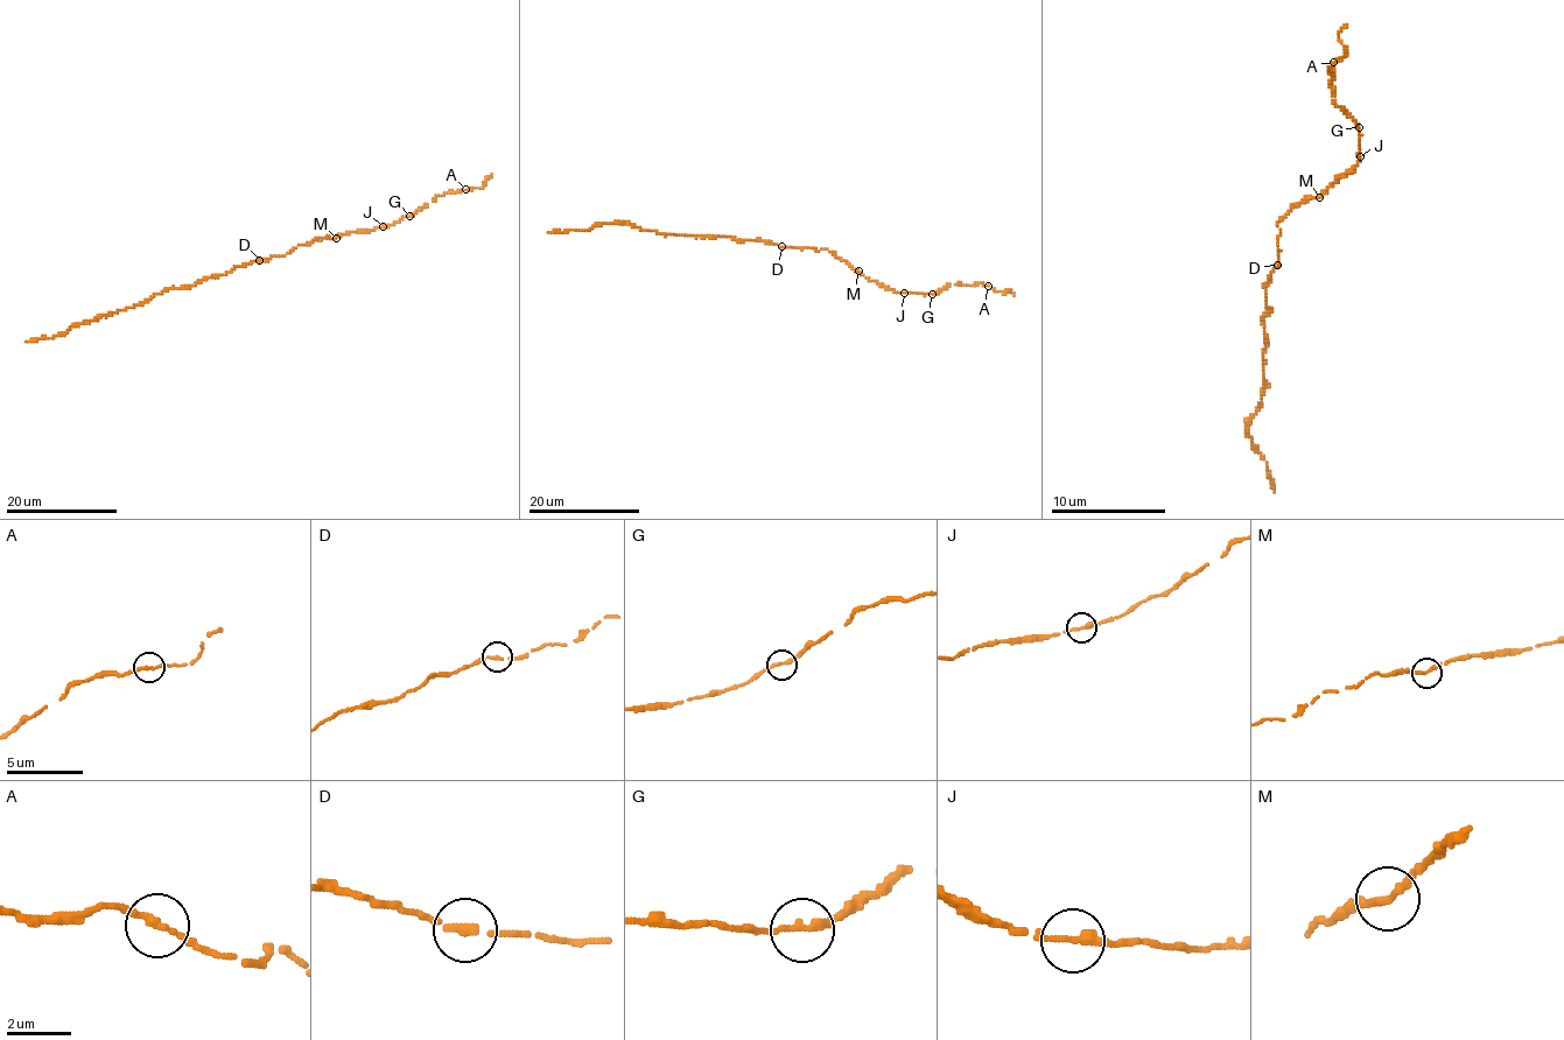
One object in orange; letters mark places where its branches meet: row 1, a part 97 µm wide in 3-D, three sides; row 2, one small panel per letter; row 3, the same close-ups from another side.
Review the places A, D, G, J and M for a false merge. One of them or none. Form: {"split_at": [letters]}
{"split_at": []}

